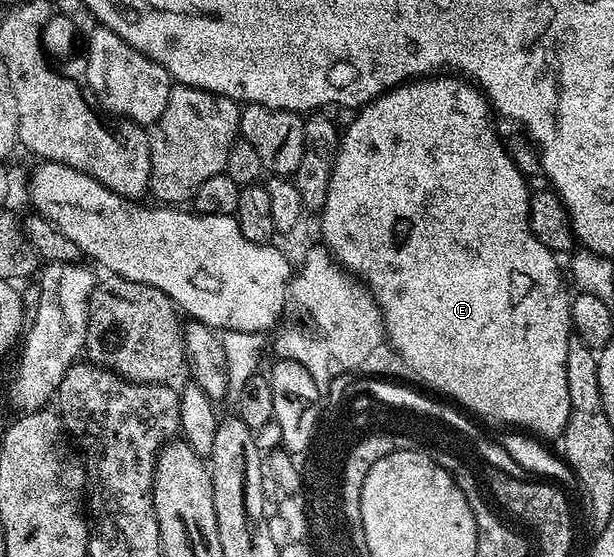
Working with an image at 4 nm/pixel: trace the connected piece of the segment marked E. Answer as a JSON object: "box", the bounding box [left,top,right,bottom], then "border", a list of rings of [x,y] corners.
{"box":[321,76,573,440],"border":[[[428,76],[404,82],[401,86],[385,91],[356,114],[359,115],[348,124],[347,130],[345,126],[342,131],[339,148],[331,163],[328,192],[321,208],[322,245],[348,275],[365,284],[369,293],[375,297],[375,303],[383,311],[386,341],[397,355],[398,361],[402,365],[404,362],[425,385],[432,386],[437,393],[444,394],[439,396],[458,404],[464,411],[472,415],[480,414],[491,422],[500,422],[503,428],[518,428],[540,440],[558,439],[569,420],[569,380],[565,380],[565,352],[573,337],[571,298],[563,287],[563,274],[555,259],[558,257],[549,248],[545,248],[545,244],[541,244],[537,236],[533,236],[529,216],[531,194],[527,179],[524,172],[515,167],[514,160],[507,155],[507,150],[495,131],[496,119],[493,117],[491,103],[478,86],[462,77]]]}

